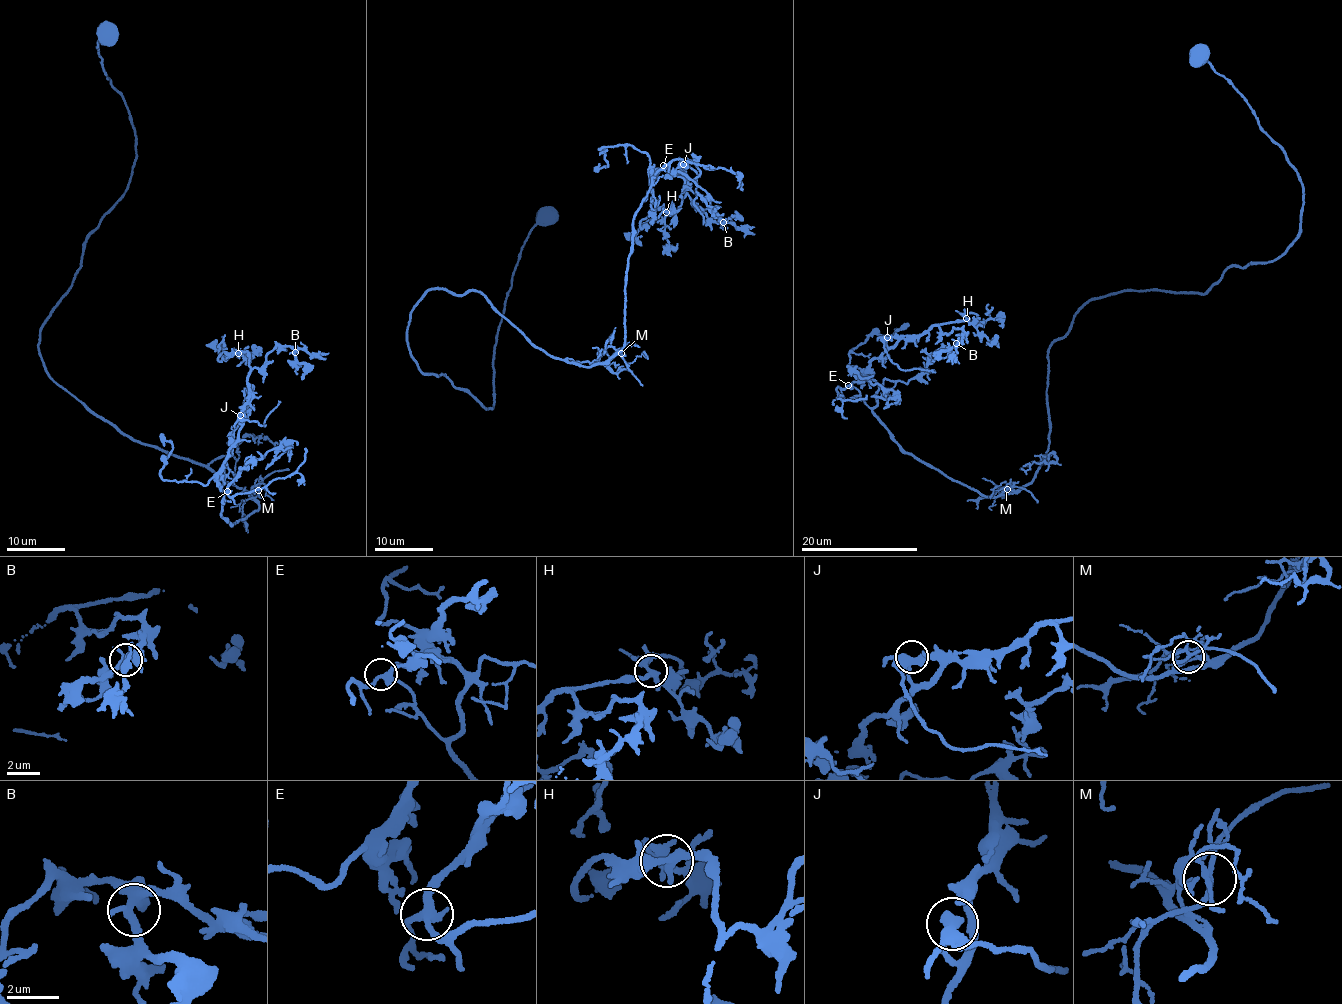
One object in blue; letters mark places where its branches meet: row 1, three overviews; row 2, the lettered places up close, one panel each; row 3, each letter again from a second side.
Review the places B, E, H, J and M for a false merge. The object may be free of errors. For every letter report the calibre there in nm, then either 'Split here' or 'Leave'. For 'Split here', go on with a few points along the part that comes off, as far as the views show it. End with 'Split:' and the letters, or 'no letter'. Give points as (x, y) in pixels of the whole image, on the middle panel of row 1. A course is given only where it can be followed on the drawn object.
B: Thickness 400 nm. Leave
E: Thickness 320 nm. Leave
H: Thickness 280 nm. Leave
J: Thickness 440 nm. Leave
M: Thickness 180 nm. Leave
Split: no letter

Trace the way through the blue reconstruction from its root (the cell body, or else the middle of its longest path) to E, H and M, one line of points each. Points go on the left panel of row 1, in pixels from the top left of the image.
E: (106, 36), (134, 167), (38, 354), (91, 412), (209, 465), (257, 512), (230, 525), (227, 491)
H: (106, 36), (134, 167), (38, 354), (242, 488), (259, 509), (230, 525), (238, 353)
M: (106, 36), (96, 47), (129, 115), (134, 167), (44, 323), (38, 354), (55, 383), (121, 432), (259, 491)

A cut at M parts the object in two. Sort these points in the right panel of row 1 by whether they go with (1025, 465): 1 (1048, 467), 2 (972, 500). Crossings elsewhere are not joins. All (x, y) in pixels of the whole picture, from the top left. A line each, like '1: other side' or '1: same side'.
1: same side
2: other side

